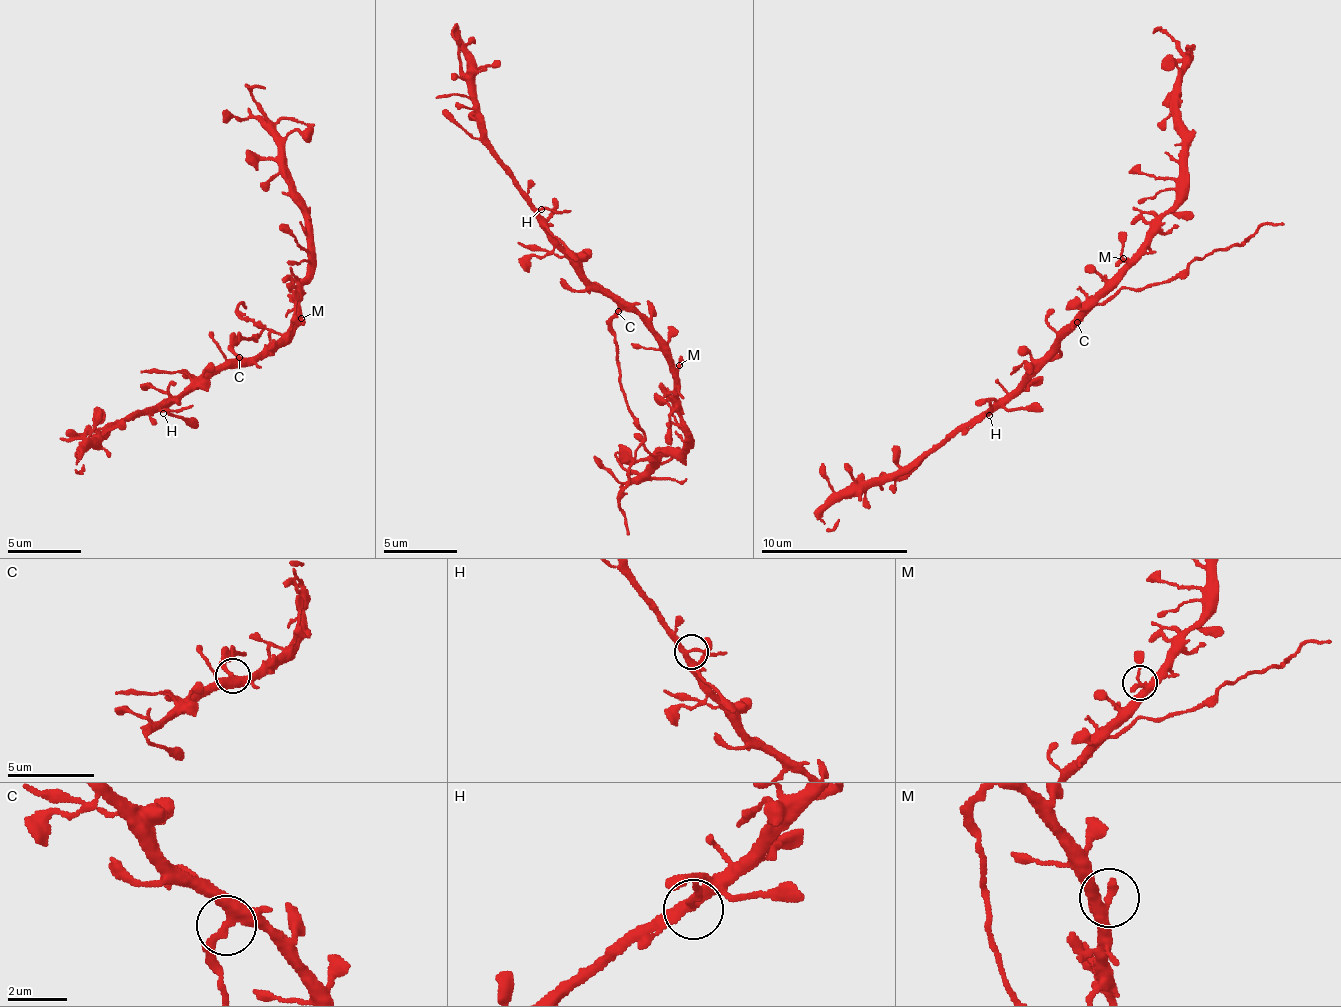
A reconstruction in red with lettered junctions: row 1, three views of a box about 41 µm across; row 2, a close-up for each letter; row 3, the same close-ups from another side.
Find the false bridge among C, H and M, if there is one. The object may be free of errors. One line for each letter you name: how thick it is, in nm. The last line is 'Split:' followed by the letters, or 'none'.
C: Thickness 340 nm
Split: C

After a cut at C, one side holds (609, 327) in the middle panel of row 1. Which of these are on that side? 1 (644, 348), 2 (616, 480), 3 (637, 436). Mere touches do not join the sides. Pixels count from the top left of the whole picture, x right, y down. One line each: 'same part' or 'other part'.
1: other part
2: other part
3: other part

